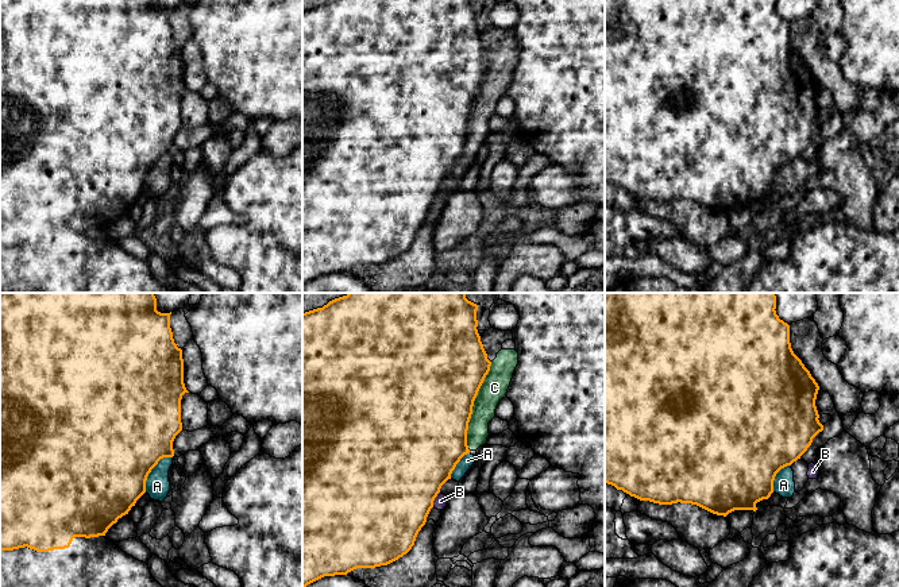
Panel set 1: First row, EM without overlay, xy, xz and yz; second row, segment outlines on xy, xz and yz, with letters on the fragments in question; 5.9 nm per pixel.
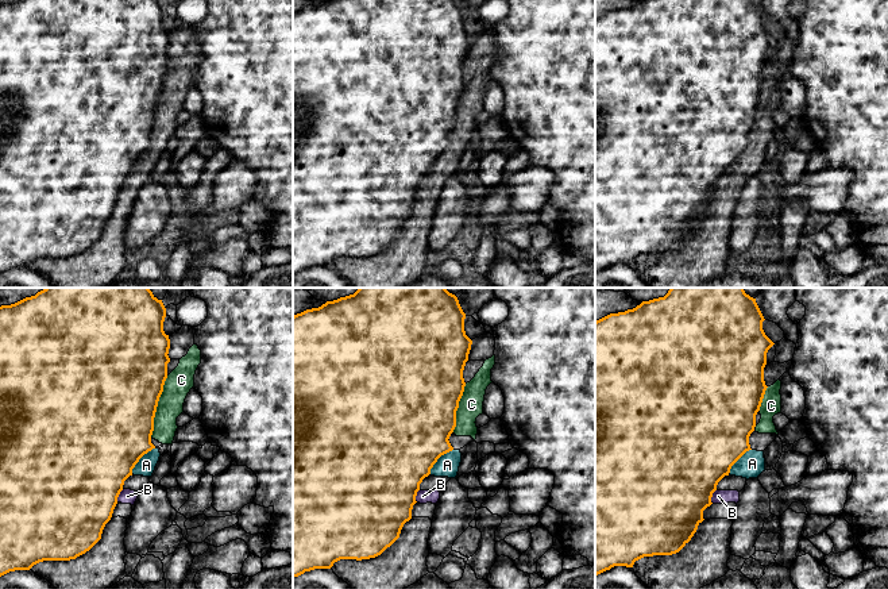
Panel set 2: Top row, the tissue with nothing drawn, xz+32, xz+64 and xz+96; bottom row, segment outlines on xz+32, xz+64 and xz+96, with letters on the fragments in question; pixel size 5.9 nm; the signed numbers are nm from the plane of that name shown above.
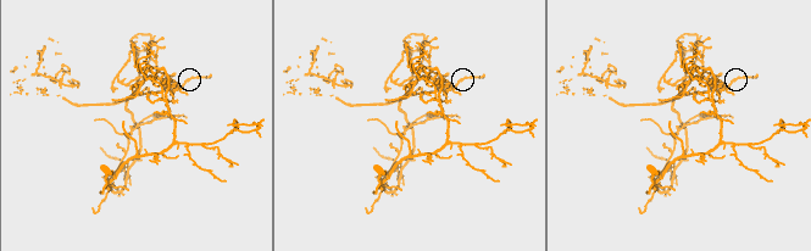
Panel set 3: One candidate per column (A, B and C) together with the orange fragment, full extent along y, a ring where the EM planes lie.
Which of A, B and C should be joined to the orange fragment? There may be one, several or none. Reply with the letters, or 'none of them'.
none of them

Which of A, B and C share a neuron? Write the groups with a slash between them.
A B C

